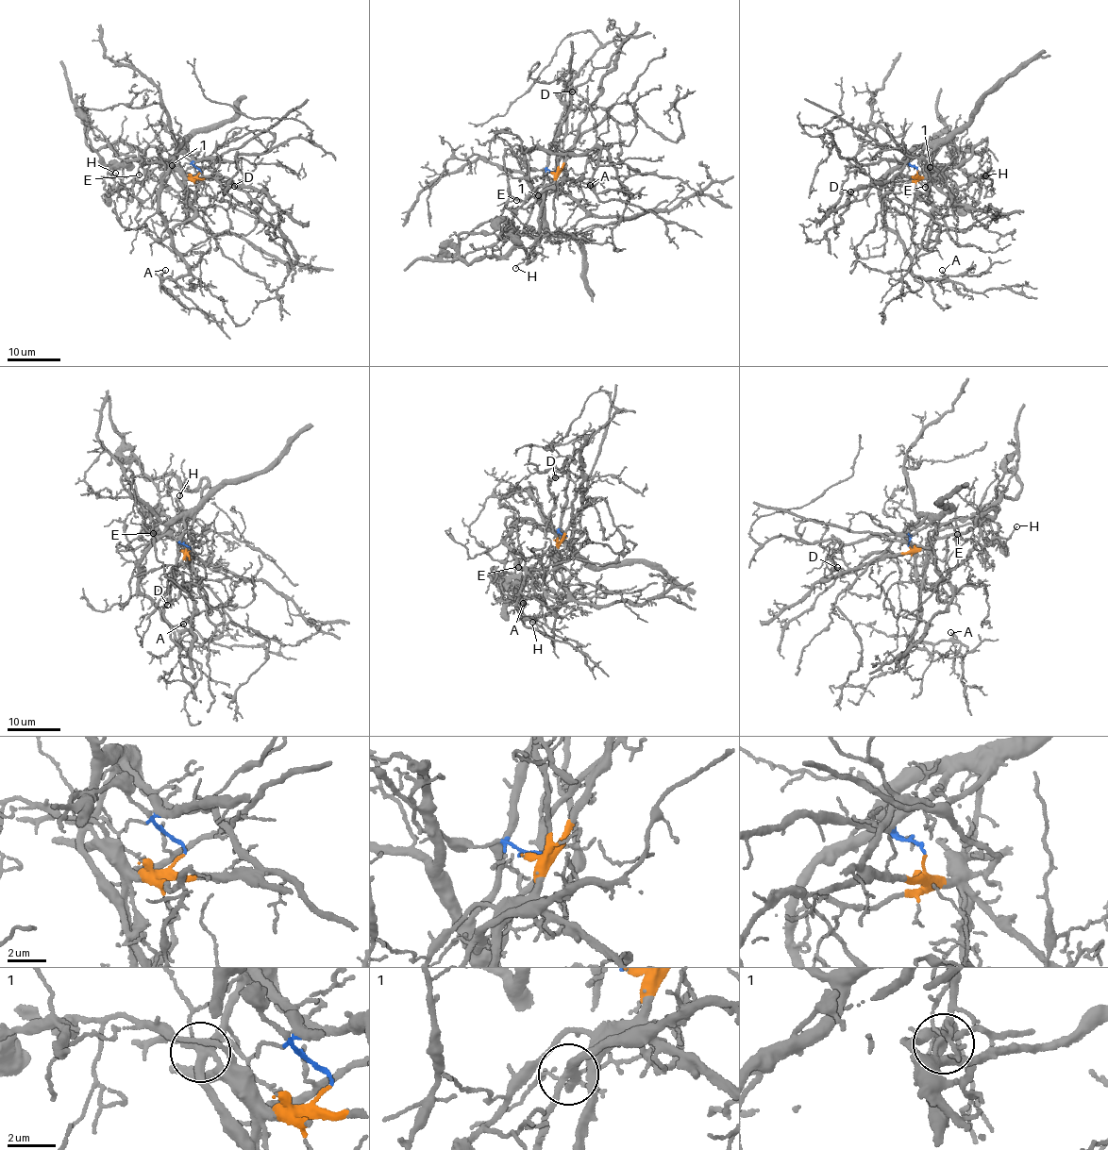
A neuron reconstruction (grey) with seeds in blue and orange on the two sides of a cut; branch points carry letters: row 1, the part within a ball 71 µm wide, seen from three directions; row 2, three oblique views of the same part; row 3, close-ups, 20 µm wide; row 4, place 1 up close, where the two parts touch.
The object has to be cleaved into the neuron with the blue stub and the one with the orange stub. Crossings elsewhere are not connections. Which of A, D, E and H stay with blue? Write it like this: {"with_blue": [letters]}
{"with_blue": ["A"]}

